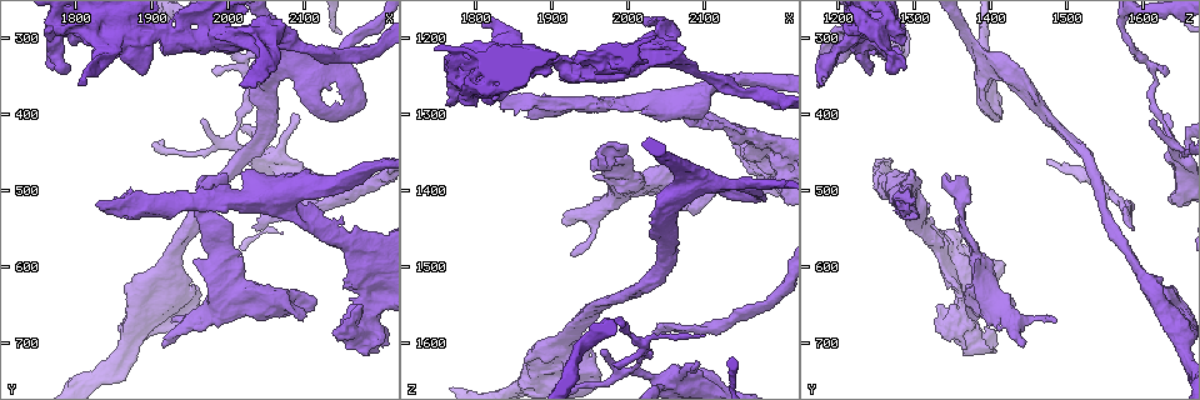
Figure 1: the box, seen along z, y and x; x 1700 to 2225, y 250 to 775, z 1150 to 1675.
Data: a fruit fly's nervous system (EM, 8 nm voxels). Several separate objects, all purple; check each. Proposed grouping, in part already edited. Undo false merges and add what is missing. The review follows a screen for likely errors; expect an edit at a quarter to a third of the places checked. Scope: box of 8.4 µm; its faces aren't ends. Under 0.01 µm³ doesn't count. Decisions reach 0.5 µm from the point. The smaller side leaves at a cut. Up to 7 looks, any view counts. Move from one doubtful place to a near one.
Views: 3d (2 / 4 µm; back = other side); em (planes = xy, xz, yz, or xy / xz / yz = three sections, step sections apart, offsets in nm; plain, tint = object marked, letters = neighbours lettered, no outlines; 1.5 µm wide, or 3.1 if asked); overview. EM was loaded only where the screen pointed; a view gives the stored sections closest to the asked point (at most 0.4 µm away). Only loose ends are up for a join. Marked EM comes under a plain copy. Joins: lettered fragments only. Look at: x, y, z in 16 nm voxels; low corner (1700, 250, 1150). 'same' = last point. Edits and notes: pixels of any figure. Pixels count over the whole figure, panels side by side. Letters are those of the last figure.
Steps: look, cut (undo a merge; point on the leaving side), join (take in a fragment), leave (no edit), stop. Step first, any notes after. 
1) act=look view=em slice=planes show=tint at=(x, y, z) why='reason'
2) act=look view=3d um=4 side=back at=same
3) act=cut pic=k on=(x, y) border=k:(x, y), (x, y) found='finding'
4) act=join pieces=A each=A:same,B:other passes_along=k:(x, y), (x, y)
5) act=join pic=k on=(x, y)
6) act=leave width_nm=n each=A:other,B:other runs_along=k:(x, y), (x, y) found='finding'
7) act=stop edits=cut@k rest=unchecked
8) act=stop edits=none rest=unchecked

act=look view=em slice=planes show=letters at=(2030, 550, 1590) why='an open end'

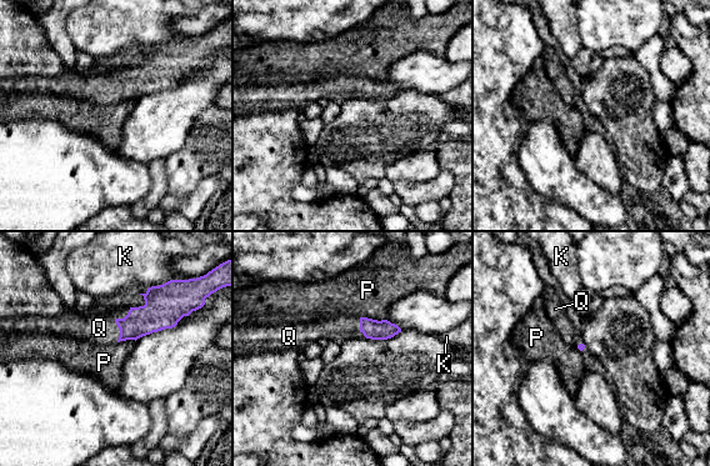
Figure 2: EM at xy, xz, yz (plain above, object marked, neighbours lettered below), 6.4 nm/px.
act=join pieces=Q each=K:other,P:other,Q:same passes_along=2:(140, 321), (115, 321), (99, 327) found='it goes on there'

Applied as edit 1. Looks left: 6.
act=look view=3d um=4 at=(2020, 335, 1610)

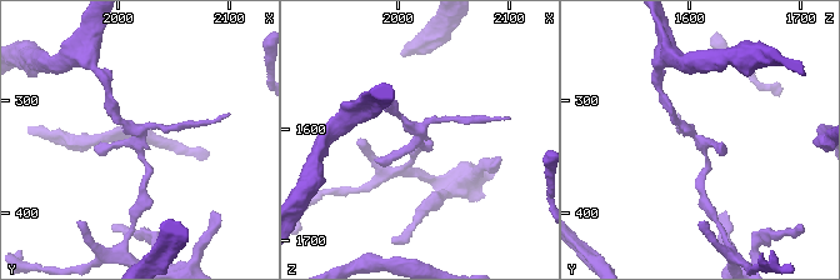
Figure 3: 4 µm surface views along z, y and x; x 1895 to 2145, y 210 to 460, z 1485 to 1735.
act=look view=em slice=planes show=letters at=(2020, 340, 1610)

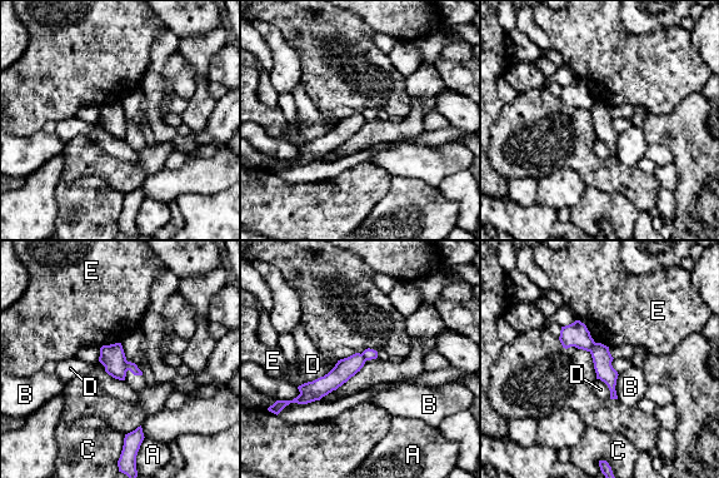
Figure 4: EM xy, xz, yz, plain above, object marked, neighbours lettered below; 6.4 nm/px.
act=cut pic=4 on=(131, 367) each=A:other,B:other,C:other,D:other,E:other border=4:(125, 361), (128, 369) found='a second cell is stuck on'

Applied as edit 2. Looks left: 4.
act=look view=overview why='see it whole again'

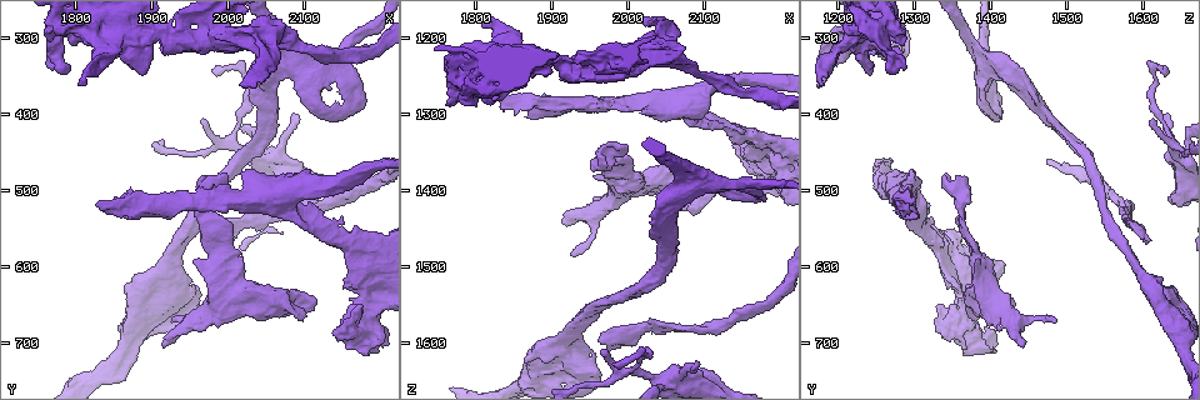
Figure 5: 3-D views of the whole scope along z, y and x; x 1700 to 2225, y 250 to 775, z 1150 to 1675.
act=look view=3d um=4 at=(2110, 540, 1310) why='thin neck'

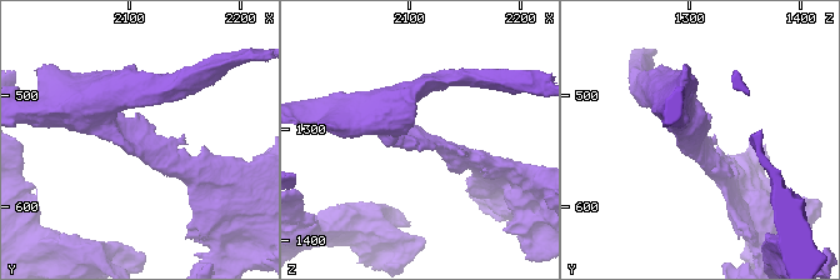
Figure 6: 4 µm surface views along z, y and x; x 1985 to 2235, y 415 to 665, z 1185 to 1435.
act=look view=em slice=xz step=8 show=tint at=(2106, 544, 1306) arm_widths_nm=300,420

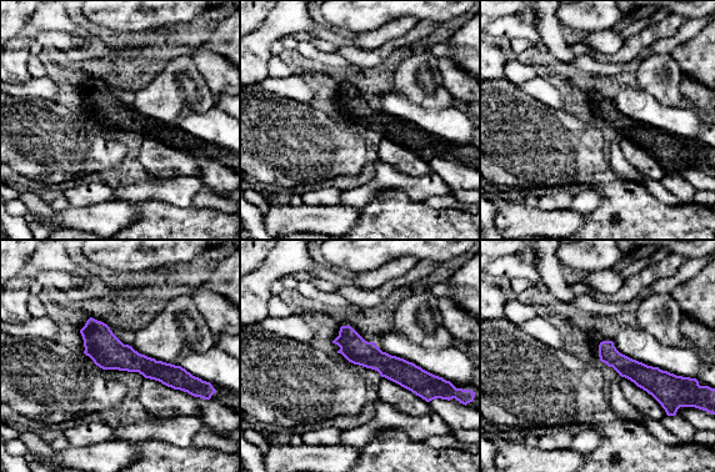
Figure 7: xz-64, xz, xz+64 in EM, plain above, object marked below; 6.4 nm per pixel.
act=look view=em slice=planes show=letters at=same why='another direction'

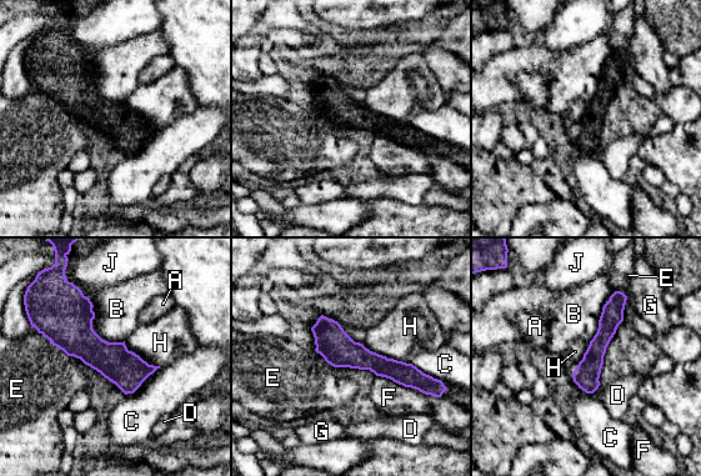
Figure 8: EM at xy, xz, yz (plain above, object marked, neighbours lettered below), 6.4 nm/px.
act=leave each=A:other,B:other,C:other,D:other,E:other,F:other,G:other,H:other,J:other runs_along=8:(315, 329), (343, 351), (421, 384) found='continuous, no second cell'

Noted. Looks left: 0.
act=stop edits=join@2,cut@4 rest=unchecked

